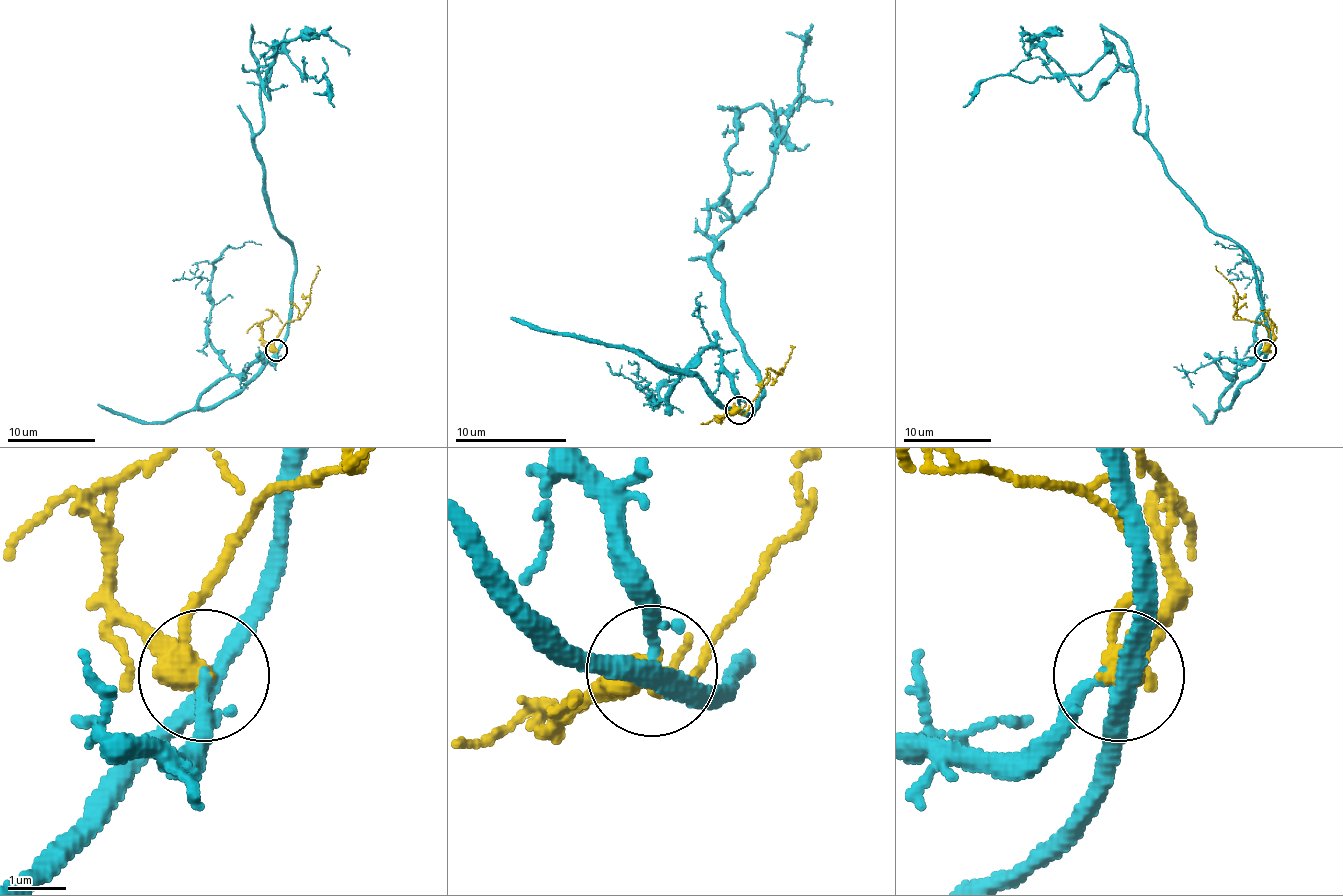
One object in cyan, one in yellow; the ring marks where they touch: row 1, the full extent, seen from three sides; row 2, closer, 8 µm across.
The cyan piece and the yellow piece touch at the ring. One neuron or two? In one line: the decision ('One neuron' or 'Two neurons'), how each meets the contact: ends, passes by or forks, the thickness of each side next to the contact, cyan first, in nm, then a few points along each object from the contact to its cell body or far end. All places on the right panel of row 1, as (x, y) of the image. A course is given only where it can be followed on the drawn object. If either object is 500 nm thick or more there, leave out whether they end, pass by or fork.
One neuron. At the ring cyan forks. At the ring yellow passes by. Thickness 260 nm (cyan) against 400 nm. Course of cyan: (1265, 352), (1254, 262), (1208, 227), (1142, 137), (1131, 69), (1118, 67), (1087, 100), (1026, 34), (1026, 56). Course of yellow: (1265, 350), (1269, 332), (1236, 312), (1236, 288), (1214, 266)

